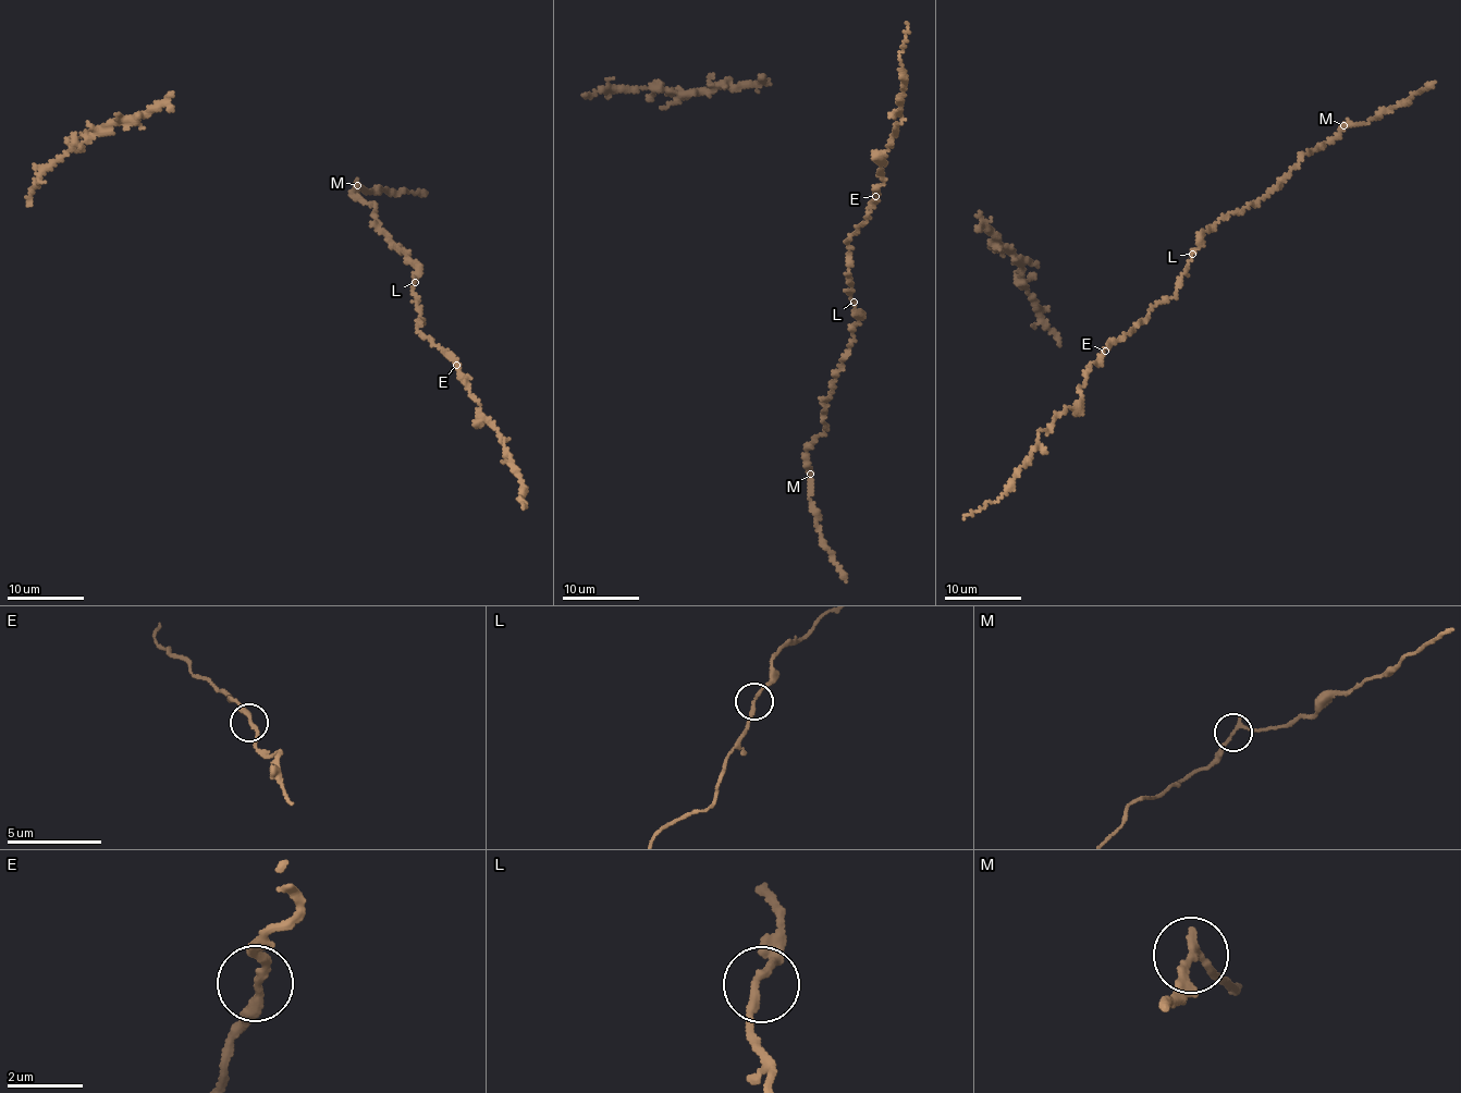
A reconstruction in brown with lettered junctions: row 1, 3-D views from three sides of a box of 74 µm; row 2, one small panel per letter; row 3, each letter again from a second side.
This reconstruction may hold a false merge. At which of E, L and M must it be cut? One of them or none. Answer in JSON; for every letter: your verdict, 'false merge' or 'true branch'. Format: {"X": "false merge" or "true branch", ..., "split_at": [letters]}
{"E": "true branch", "L": "true branch", "M": "true branch", "split_at": []}

